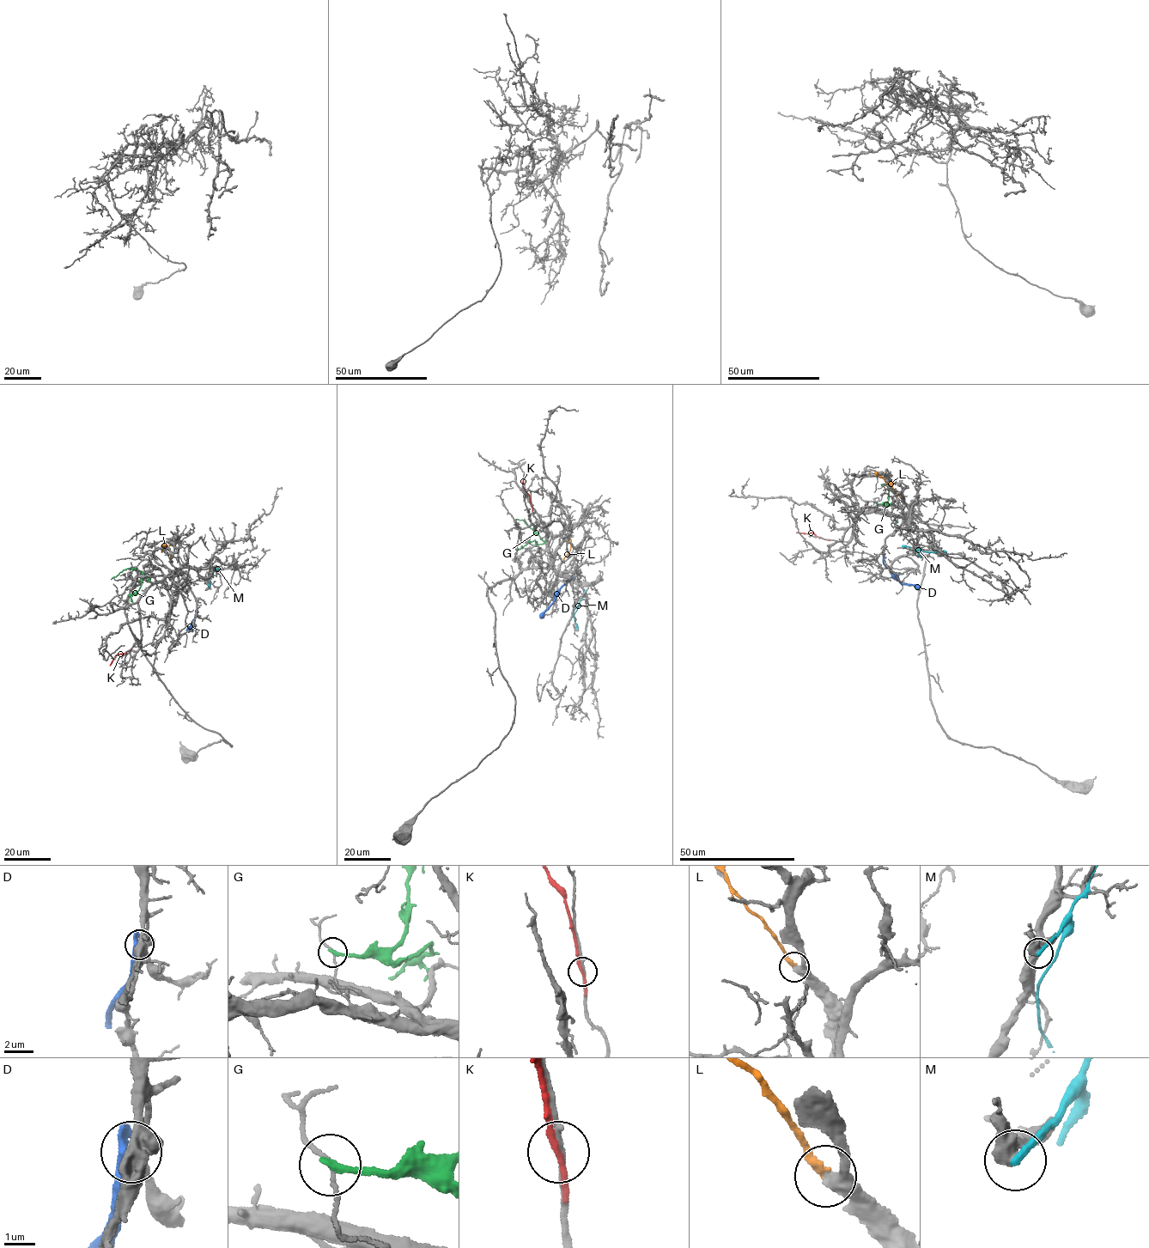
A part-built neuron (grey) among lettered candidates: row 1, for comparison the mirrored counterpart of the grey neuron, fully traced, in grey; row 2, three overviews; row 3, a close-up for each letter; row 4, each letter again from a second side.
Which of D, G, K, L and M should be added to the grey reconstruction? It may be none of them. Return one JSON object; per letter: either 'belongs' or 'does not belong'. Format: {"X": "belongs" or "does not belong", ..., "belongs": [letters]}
{"D": "does not belong", "G": "does not belong", "K": "does not belong", "L": "does not belong", "M": "does not belong", "belongs": []}

